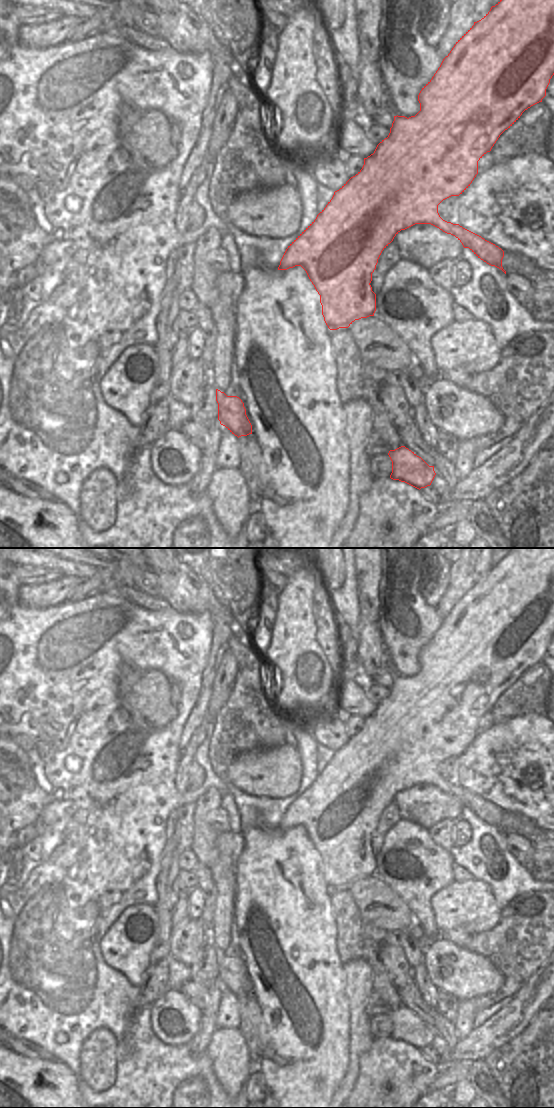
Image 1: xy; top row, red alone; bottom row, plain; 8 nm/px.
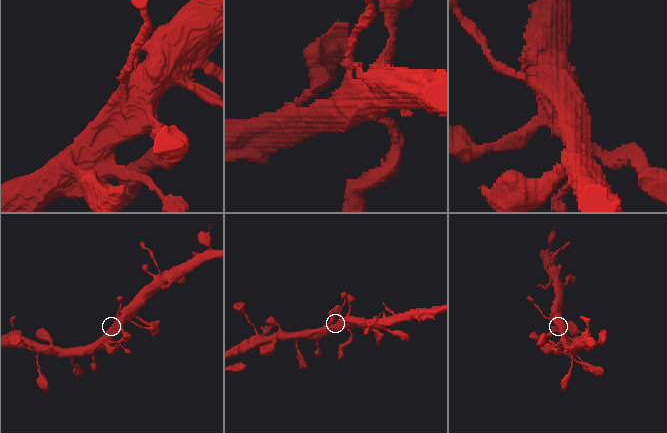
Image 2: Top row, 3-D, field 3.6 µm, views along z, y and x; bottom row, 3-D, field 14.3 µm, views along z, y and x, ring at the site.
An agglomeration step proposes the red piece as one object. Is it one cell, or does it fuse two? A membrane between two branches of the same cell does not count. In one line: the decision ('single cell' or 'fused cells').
single cell

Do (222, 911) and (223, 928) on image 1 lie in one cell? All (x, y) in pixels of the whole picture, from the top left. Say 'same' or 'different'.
same

